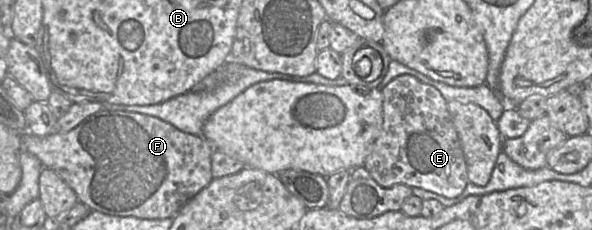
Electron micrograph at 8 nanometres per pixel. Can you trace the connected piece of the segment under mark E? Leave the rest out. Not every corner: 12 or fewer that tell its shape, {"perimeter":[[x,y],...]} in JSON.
{"perimeter":[[409,74],[381,90],[363,167],[446,198],[469,178],[448,101]]}

